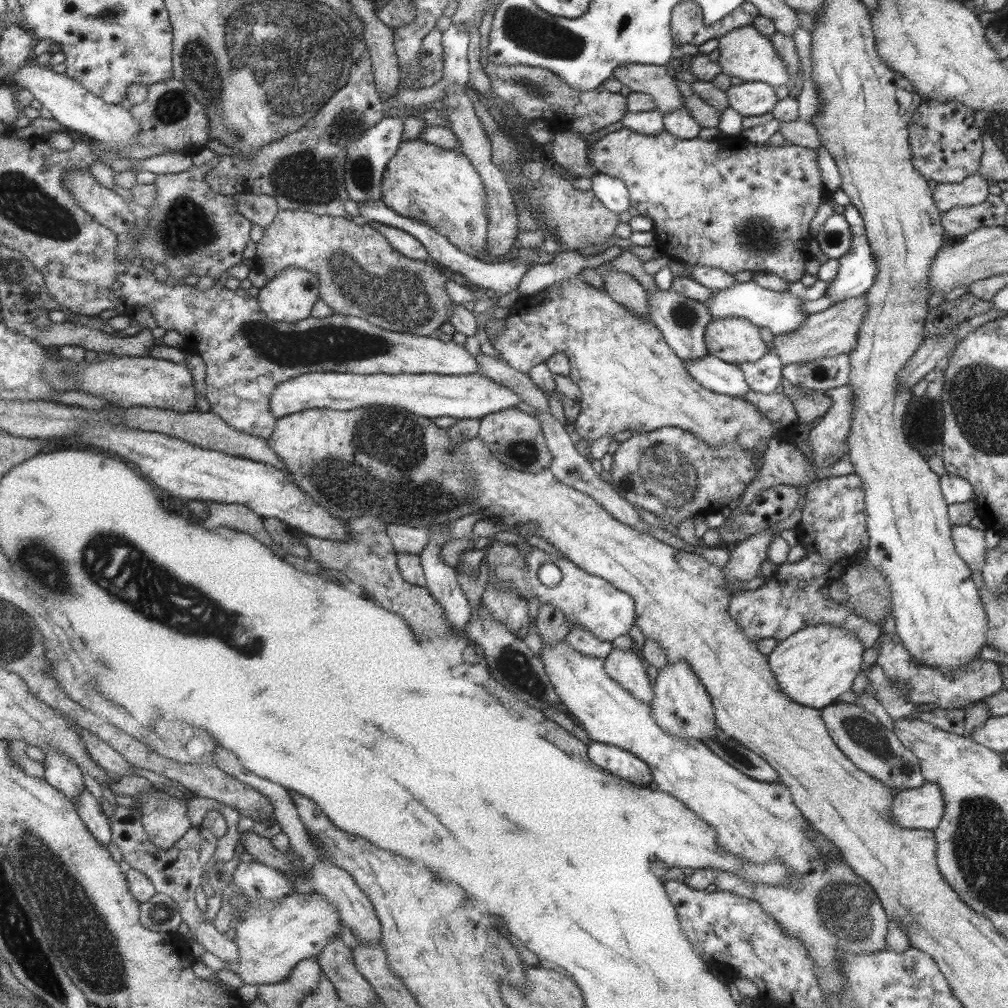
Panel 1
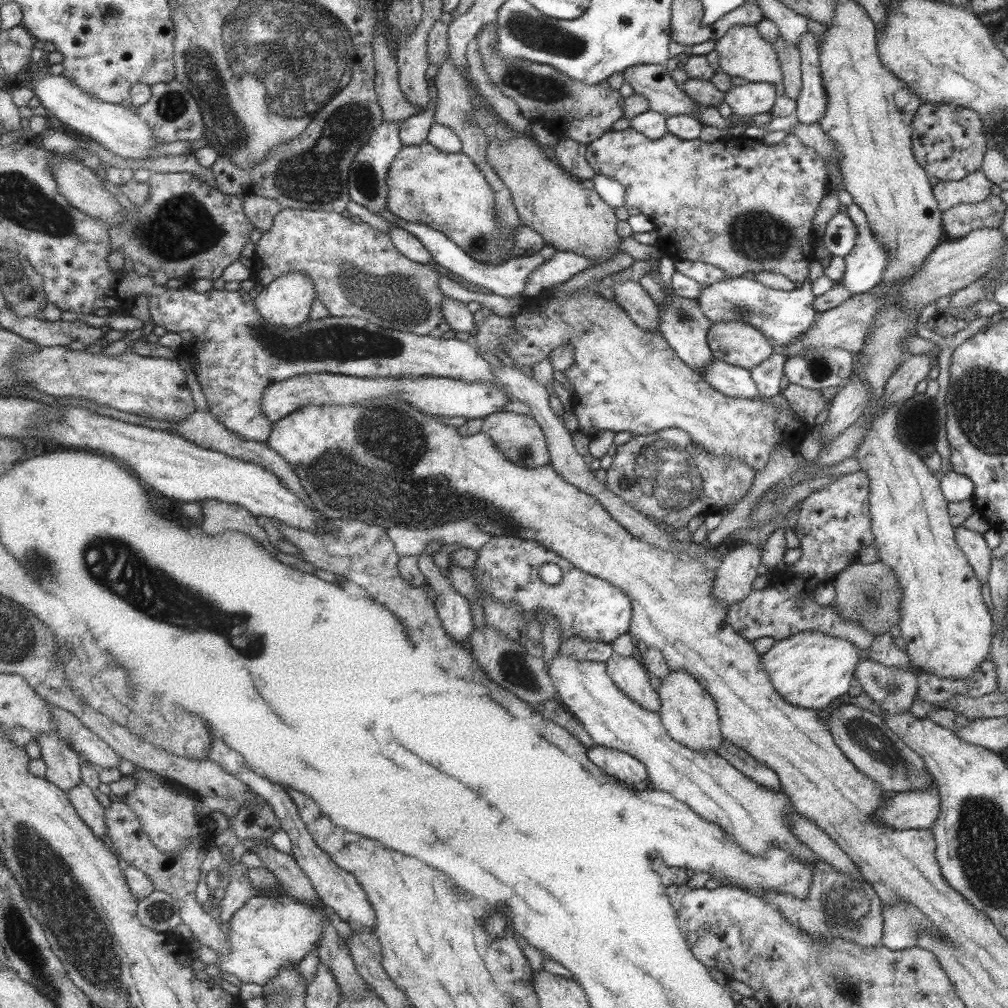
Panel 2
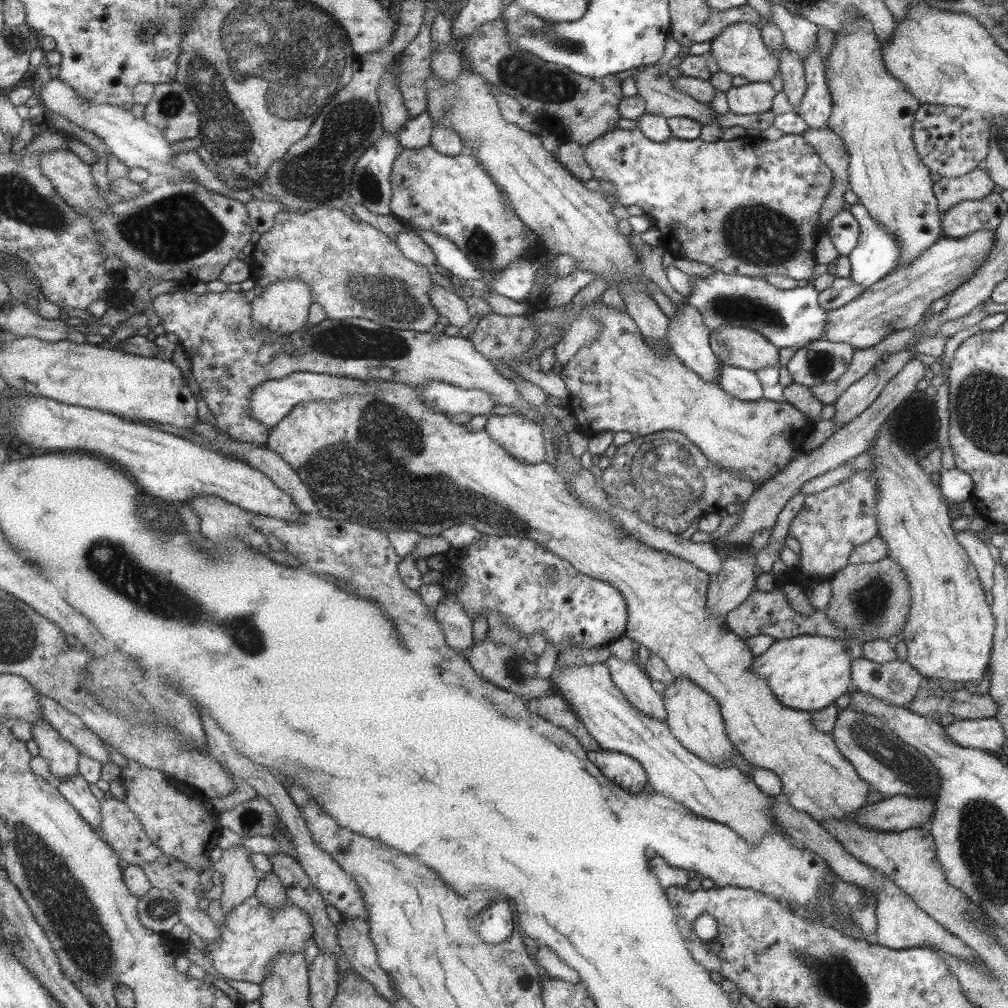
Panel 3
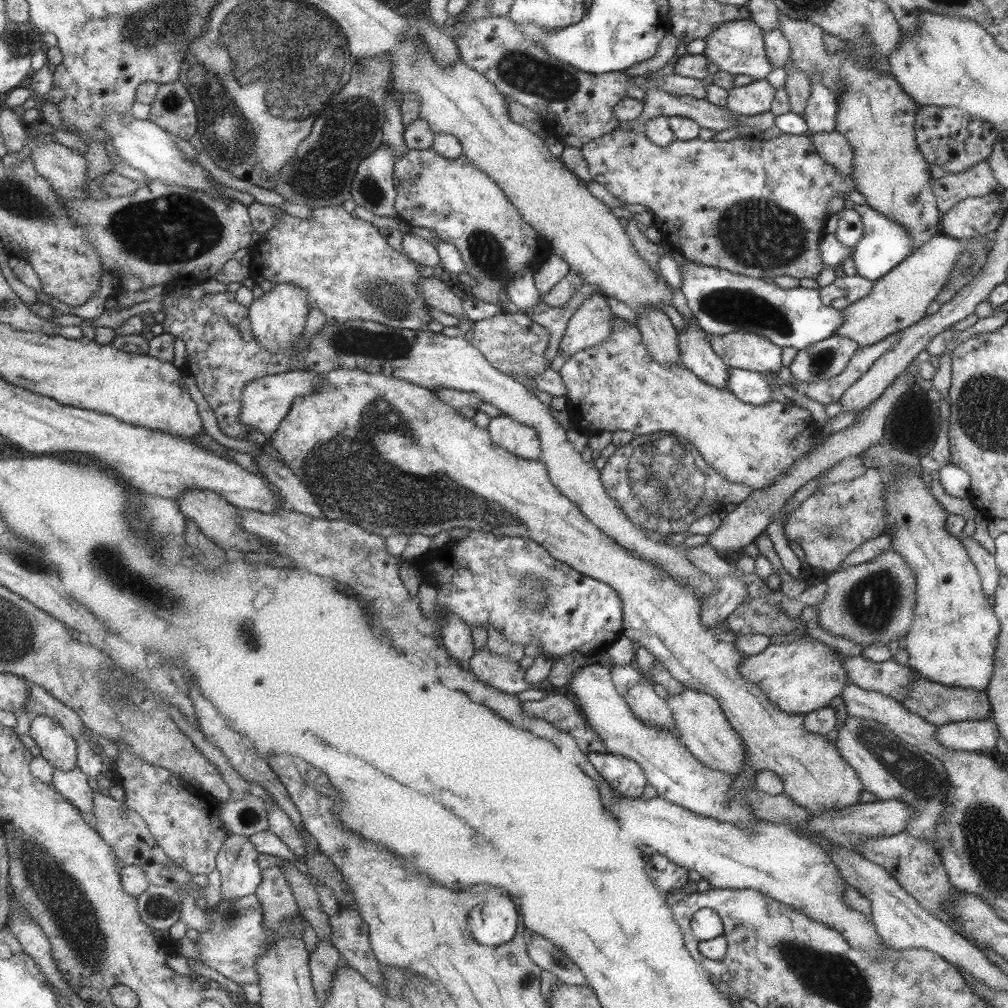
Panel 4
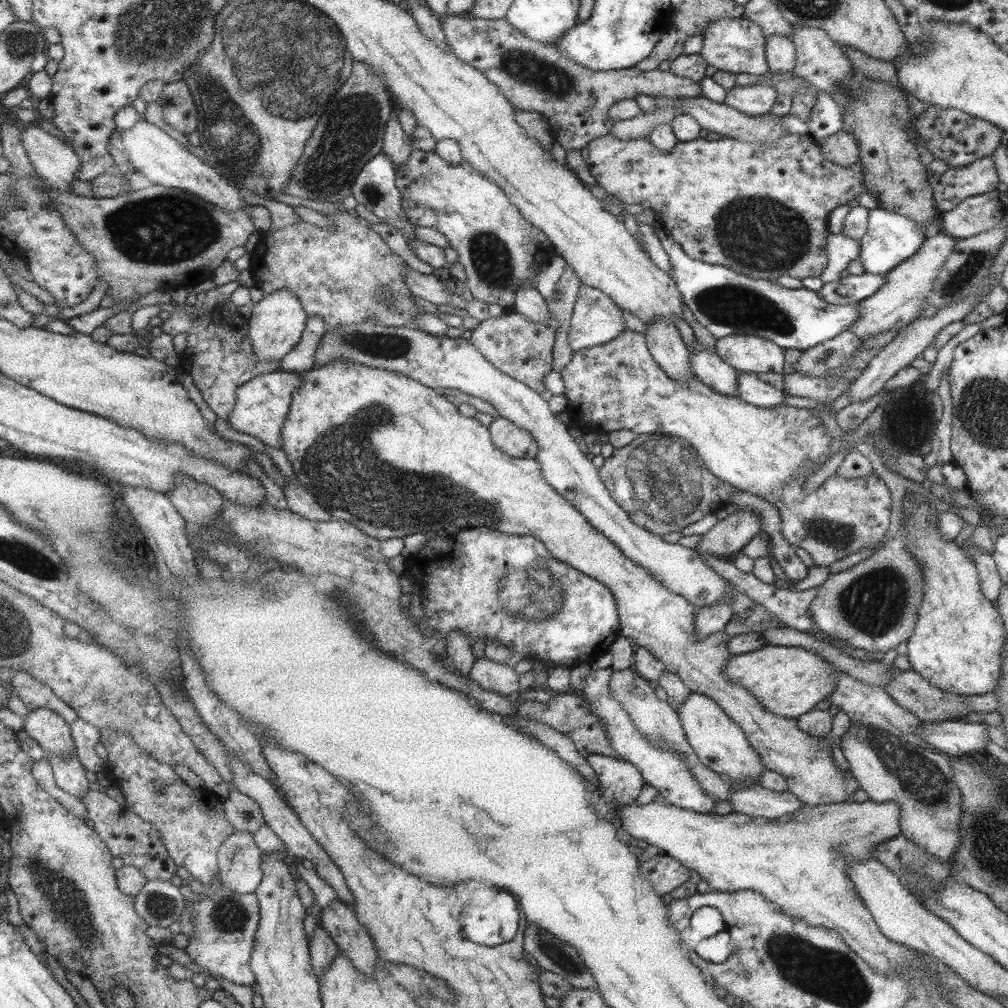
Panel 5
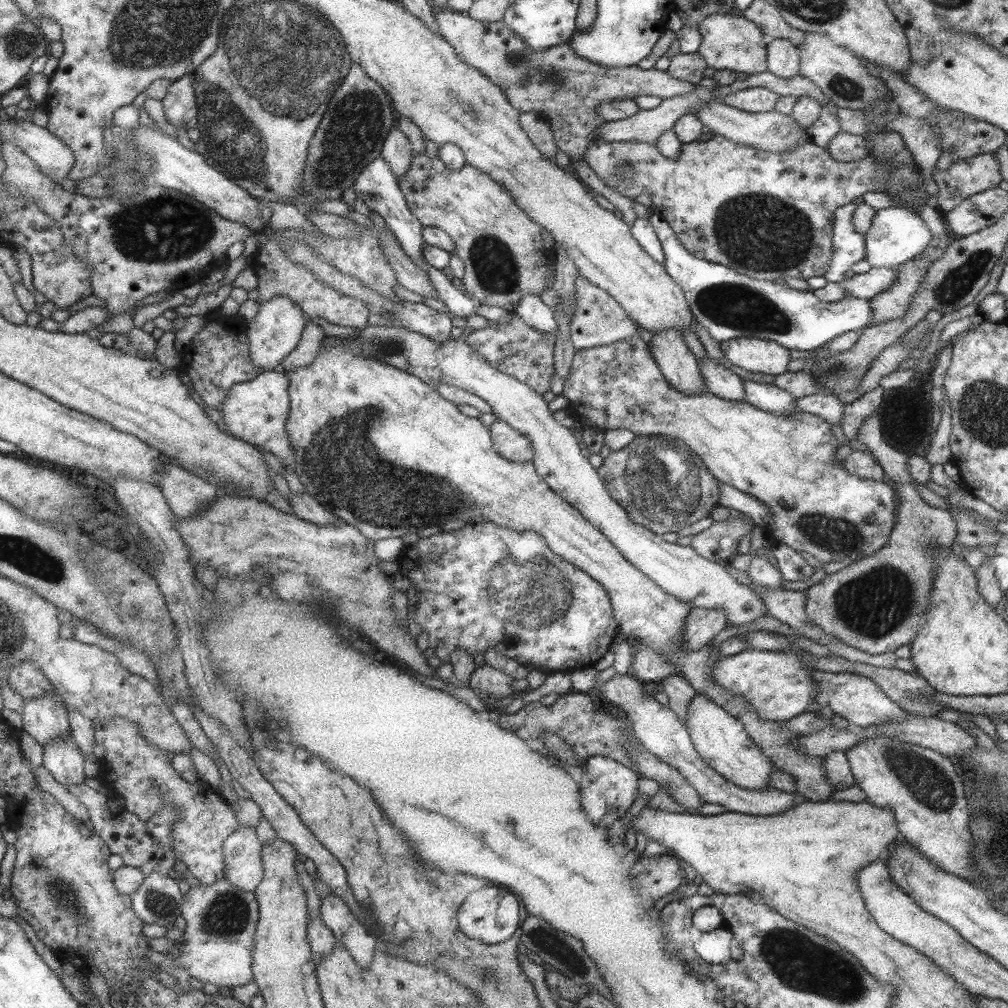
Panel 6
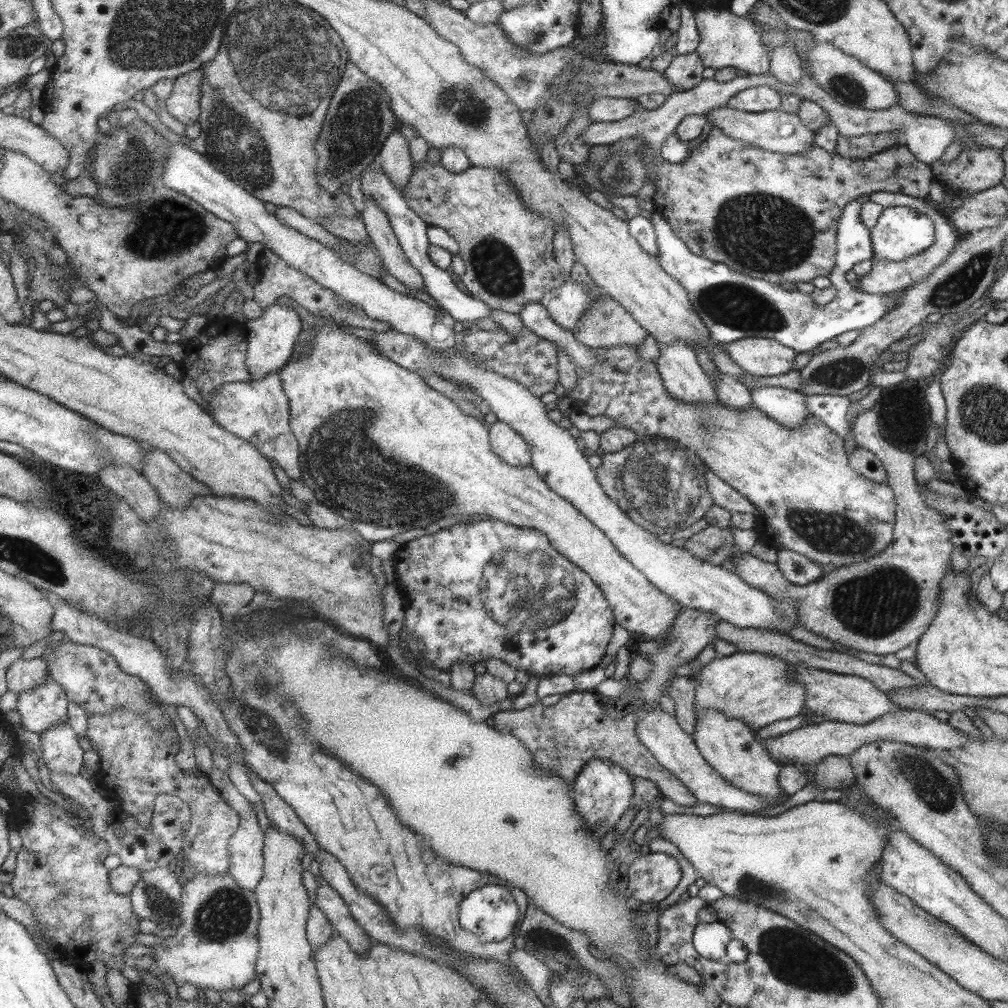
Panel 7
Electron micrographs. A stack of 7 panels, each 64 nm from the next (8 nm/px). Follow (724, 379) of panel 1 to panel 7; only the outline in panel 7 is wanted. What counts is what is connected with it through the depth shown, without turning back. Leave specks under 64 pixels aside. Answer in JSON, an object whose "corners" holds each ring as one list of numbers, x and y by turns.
{"corners":[[781,387,752,389,752,407,787,429,800,428,807,416,805,394]]}

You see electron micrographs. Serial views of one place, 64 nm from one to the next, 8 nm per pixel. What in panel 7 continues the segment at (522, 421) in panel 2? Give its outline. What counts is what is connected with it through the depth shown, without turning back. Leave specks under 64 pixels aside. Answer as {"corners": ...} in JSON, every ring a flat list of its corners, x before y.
{"corners":[[496,421,489,426,489,443,493,452,507,465,530,465,530,446,509,425]]}

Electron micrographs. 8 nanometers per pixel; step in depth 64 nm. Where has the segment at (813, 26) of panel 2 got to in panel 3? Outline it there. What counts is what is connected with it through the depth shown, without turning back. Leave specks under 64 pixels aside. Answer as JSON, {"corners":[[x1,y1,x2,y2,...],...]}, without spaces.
{"corners":[[817,26,816,46,803,61,805,92,797,106,796,113,809,128,824,128,831,114,831,93,825,83,823,57,834,44,833,33,823,26]]}

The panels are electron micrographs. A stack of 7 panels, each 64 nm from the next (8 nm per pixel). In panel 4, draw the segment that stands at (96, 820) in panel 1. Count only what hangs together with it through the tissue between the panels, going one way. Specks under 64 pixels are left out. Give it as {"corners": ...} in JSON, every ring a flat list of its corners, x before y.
{"corners":[[79,766,69,771,59,767,54,767,54,770,54,788,92,821,95,816,95,793,89,784,89,776]]}

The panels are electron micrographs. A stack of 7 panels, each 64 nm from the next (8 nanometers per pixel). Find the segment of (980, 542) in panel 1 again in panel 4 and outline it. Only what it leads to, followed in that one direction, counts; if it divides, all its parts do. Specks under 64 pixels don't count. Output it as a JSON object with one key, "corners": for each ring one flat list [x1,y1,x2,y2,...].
{"corners":[[970,537,957,538,965,546,966,552,969,554,970,560,974,563,974,567,981,577,982,591,986,596,993,595,997,580,999,580,999,572,995,566,994,555,991,555,985,548,973,541]]}

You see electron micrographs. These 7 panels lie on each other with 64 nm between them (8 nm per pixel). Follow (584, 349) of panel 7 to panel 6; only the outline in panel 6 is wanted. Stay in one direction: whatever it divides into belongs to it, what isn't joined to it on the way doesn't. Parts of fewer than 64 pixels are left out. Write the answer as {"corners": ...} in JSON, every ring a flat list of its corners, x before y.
{"corners":[[535,294,523,296,513,313,521,318,527,326,531,326,543,334,551,334,551,336,557,334,553,311,543,304,540,296,535,296]]}

